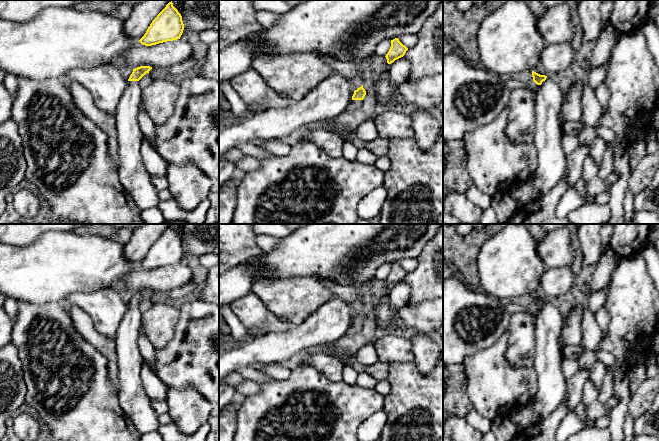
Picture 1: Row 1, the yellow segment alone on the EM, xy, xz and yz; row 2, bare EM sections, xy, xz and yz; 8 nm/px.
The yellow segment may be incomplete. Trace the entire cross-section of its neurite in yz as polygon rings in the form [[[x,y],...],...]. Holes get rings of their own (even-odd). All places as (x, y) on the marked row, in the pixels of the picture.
[[[532,71],[533,81],[538,85],[536,92],[536,117],[534,145],[537,149],[538,166],[530,178],[532,183],[531,202],[543,198],[564,176],[567,167],[566,155],[562,149],[563,130],[559,115],[563,104],[563,91],[555,82],[553,76],[540,75]]]

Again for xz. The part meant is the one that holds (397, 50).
[[[398,38],[391,40],[391,47],[385,56],[387,59],[387,63],[391,64],[395,60],[403,57],[407,50],[408,48],[403,45]]]

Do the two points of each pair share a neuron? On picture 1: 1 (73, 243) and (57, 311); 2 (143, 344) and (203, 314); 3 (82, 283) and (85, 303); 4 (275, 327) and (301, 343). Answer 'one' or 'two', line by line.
1: two
2: two
3: two
4: two

